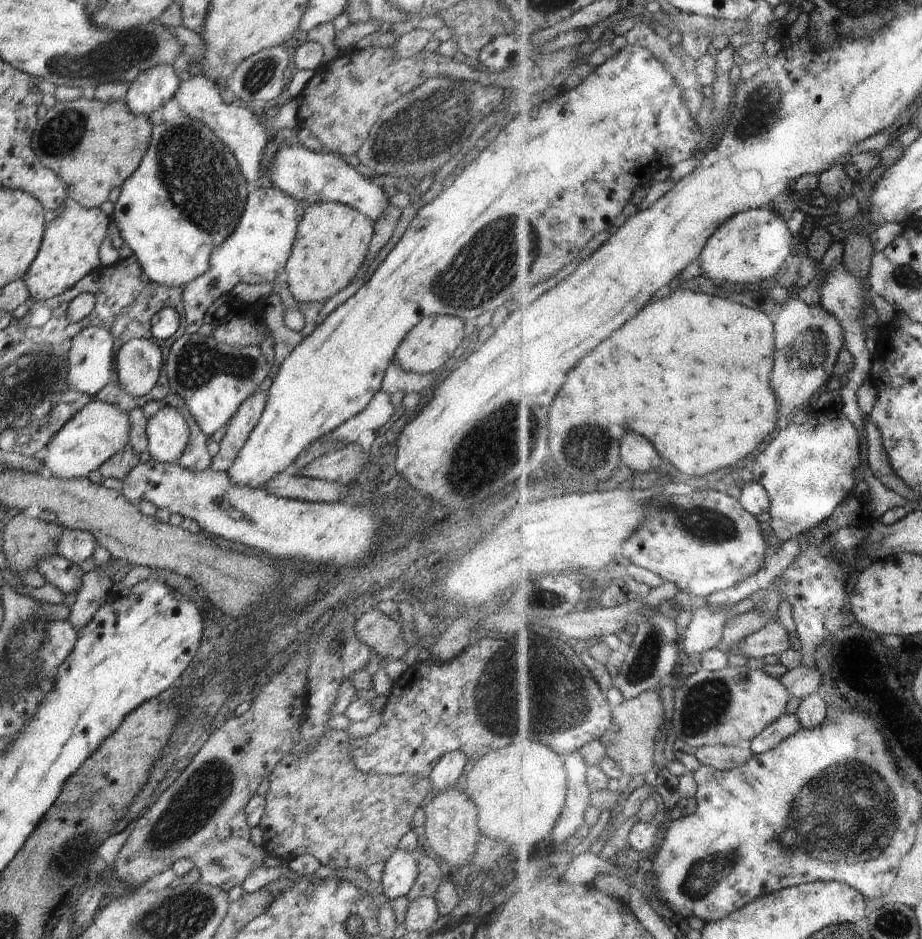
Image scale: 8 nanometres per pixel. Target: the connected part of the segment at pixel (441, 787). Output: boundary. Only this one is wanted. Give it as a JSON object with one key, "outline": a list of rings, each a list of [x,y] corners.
{"outline":[[[462,750],[450,752],[440,757],[434,766],[434,770],[429,774],[430,782],[434,786],[434,791],[444,792],[457,784],[458,778],[462,776],[464,767],[468,761],[466,754]]]}

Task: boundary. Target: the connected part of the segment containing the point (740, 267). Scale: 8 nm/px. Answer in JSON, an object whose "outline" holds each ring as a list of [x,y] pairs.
{"outline":[[[770,207],[750,209],[728,220],[704,250],[704,270],[718,282],[762,282],[775,278],[792,253],[792,232],[788,220]]]}

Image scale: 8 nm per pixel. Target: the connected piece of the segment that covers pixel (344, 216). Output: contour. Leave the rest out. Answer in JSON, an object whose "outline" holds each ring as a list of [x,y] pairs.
{"outline":[[[345,203],[310,204],[298,225],[285,266],[288,289],[300,304],[323,304],[362,273],[372,240],[373,221]]]}

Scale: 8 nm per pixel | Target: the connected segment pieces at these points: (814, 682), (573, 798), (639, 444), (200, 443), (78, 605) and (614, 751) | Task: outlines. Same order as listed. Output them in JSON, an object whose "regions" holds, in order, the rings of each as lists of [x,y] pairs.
{"regions":[[[[800,666],[788,671],[781,677],[793,696],[806,699],[813,694],[819,693],[824,684],[824,674],[820,668],[810,668],[810,666]]],[[[581,751],[569,754],[566,757],[568,764],[568,798],[563,816],[553,835],[553,840],[570,840],[576,836],[578,830],[586,827],[586,812],[592,806],[593,790],[589,785],[588,770],[591,766],[582,758]]],[[[628,430],[628,434],[624,436],[622,458],[628,466],[642,470],[642,472],[658,470],[662,466],[662,456],[654,448],[654,444],[650,440],[646,440],[646,436],[640,436],[634,430]]],[[[188,407],[180,410],[183,417],[187,420],[190,431],[188,444],[180,456],[179,464],[182,468],[196,472],[196,470],[208,470],[211,468],[211,457],[206,448],[209,437],[200,430],[200,427],[189,414]]],[[[118,560],[112,561],[113,564],[108,563],[105,567],[107,575],[105,569],[101,570],[100,568],[97,571],[94,570],[84,574],[82,586],[70,603],[70,618],[67,620],[75,629],[86,626],[94,618],[98,608],[106,602],[110,592],[115,588],[108,576],[108,569],[121,562],[118,562]]],[[[662,689],[650,690],[637,696],[634,700],[626,700],[614,712],[614,728],[610,728],[604,735],[603,743],[611,756],[620,762],[625,774],[628,776],[644,776],[654,768],[654,752],[656,752],[656,738],[664,728],[666,710],[661,697]]]]}

